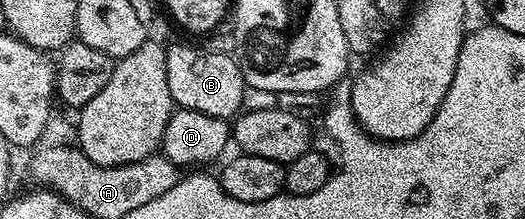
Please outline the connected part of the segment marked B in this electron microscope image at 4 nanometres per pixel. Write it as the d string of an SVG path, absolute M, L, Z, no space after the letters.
M175 43L167 47L169 93L176 108L205 113L209 117L230 120L240 114L245 84L236 56L222 55L219 51L206 51L191 43Z

